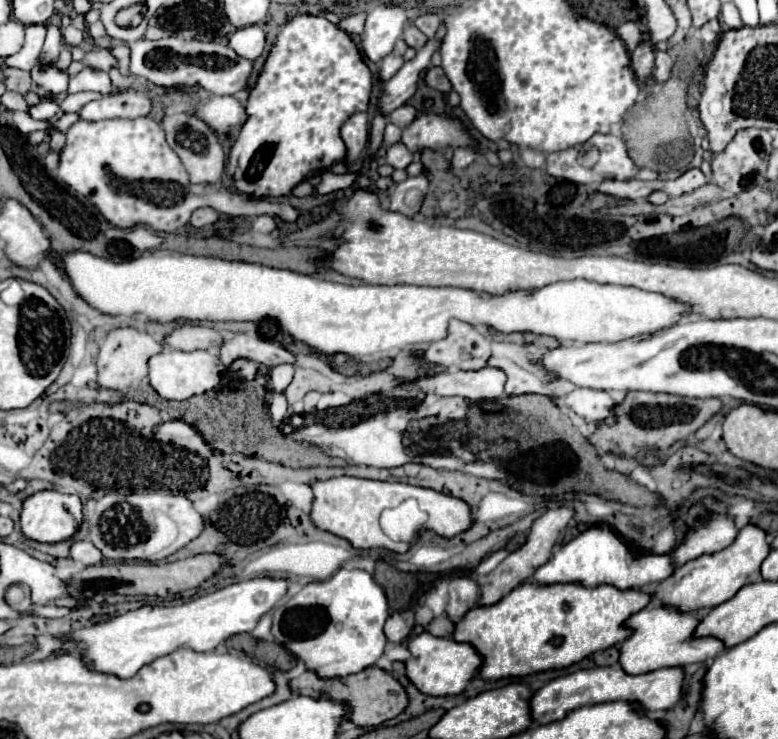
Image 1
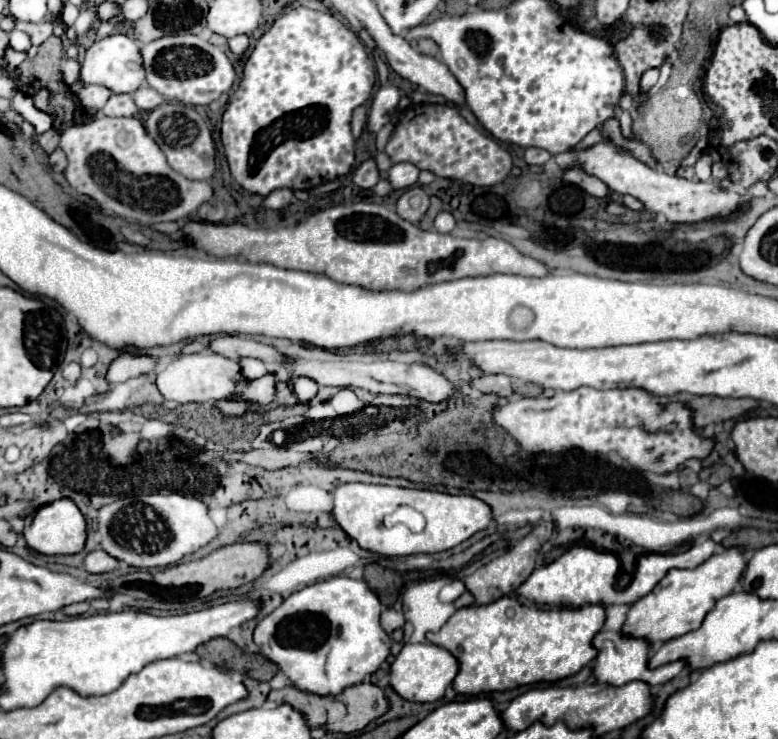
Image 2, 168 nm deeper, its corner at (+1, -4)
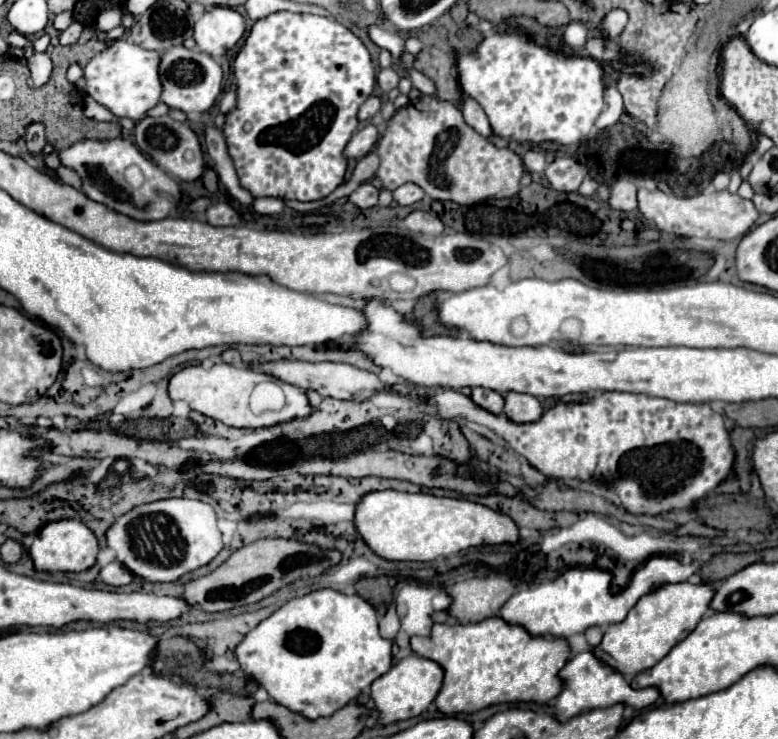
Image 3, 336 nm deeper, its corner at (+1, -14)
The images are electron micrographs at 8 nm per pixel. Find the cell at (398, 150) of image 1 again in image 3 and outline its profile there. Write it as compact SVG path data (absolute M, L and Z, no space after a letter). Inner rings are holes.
M405 183L401 187L397 187L393 191L393 199L399 203L399 205L411 205L411 203L417 203L423 199L423 191L421 187L417 187L415 183Z

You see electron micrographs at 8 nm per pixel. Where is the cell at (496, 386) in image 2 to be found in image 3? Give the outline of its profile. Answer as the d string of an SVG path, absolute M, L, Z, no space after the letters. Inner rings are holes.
M509 391L509 393L505 395L503 413L505 413L511 421L515 421L515 423L531 423L531 421L537 421L537 419L541 417L543 407L541 407L539 399L533 397L533 395Z

